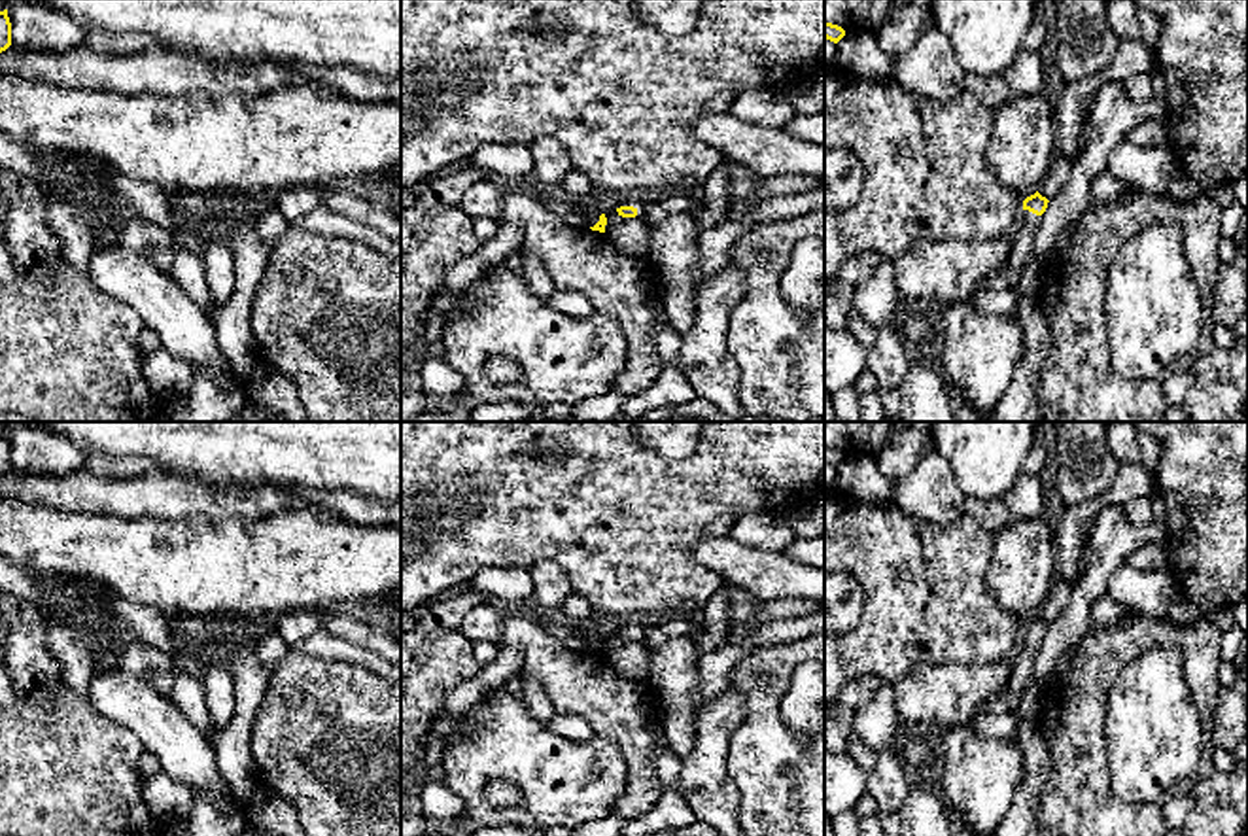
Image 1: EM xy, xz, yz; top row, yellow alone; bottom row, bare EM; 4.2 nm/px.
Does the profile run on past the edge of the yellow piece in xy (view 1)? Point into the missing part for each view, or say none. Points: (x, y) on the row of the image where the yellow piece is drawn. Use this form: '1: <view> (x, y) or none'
1: none

